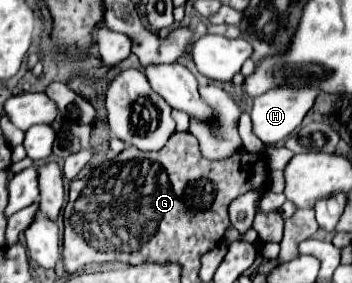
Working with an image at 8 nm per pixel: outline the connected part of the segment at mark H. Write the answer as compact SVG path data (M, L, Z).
M276 87L256 97L252 113L250 113L252 123L254 123L254 133L262 139L264 145L280 143L302 123L306 113L312 109L318 93L320 93L318 87Z

